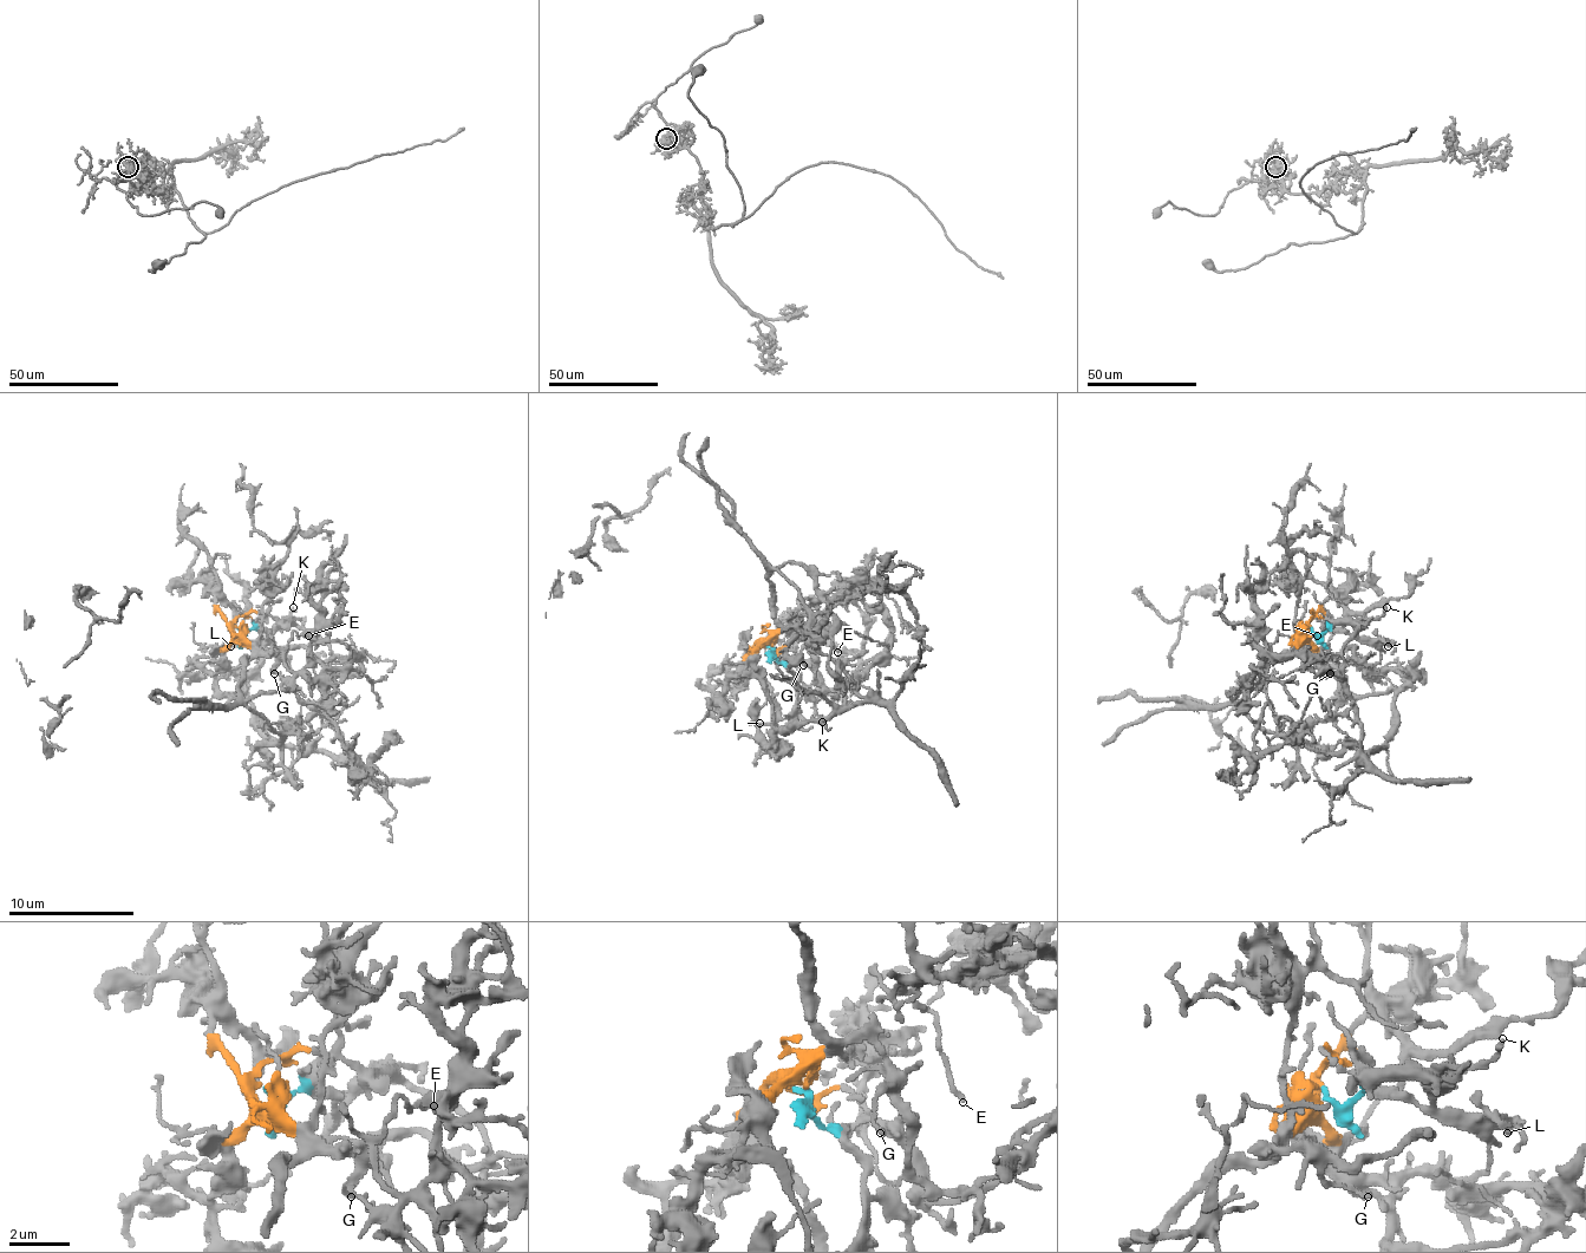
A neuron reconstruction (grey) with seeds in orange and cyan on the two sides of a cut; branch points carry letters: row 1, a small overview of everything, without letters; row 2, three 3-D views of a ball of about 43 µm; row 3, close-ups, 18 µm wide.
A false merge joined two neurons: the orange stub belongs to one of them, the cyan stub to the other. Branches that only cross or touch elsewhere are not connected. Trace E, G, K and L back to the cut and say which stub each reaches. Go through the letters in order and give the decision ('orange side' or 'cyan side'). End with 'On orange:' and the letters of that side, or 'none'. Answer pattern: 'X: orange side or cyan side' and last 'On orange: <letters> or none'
E: orange side
G: orange side
K: cyan side
L: cyan side
On orange: E, G

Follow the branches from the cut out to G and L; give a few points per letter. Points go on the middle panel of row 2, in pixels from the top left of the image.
G: (765, 646), (769, 637), (797, 627), (807, 640), (801, 653), (803, 665)
L: (765, 646), (794, 678), (797, 710), (782, 725), (759, 722)

